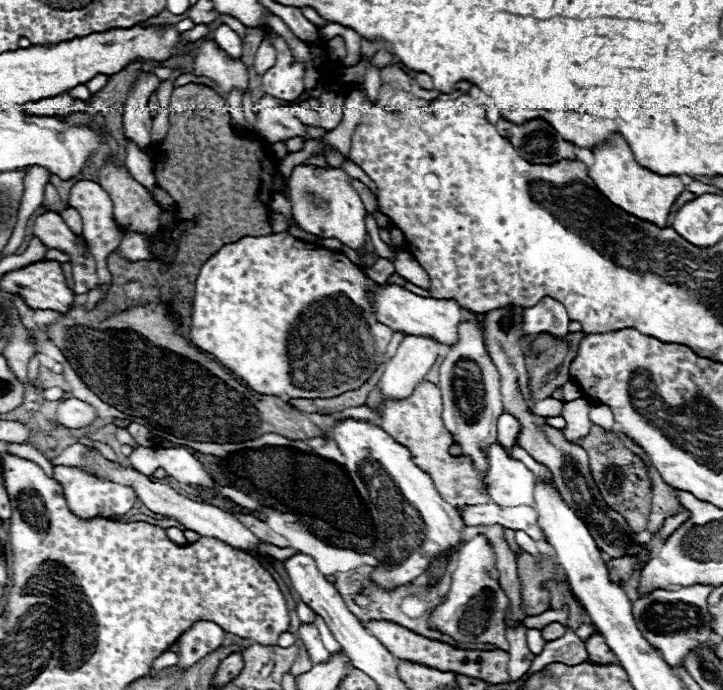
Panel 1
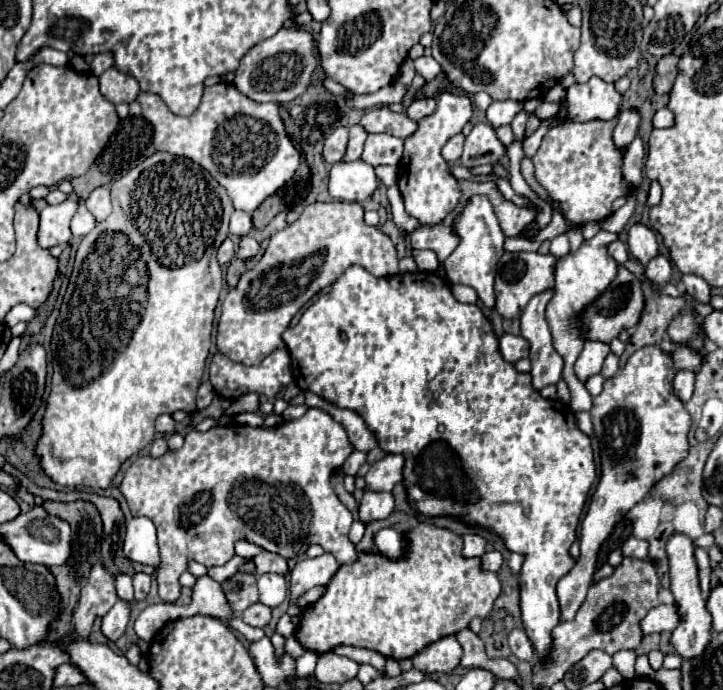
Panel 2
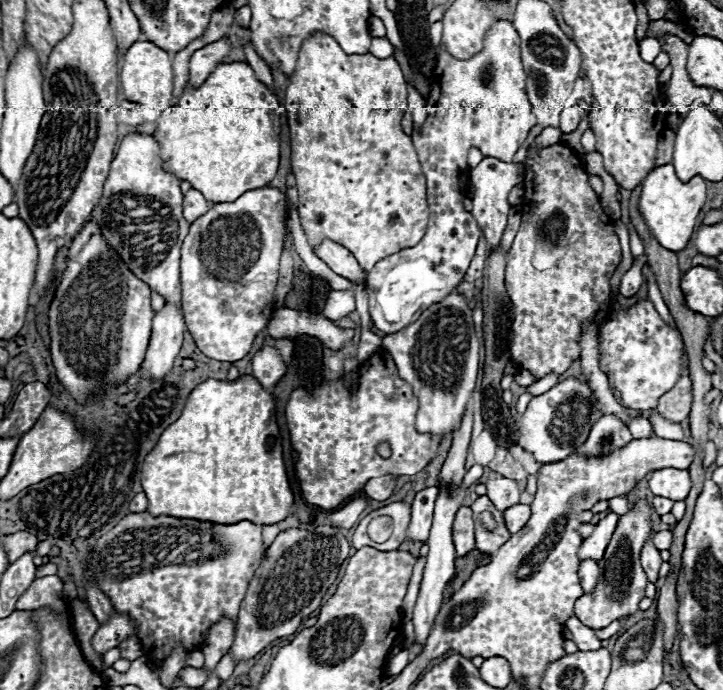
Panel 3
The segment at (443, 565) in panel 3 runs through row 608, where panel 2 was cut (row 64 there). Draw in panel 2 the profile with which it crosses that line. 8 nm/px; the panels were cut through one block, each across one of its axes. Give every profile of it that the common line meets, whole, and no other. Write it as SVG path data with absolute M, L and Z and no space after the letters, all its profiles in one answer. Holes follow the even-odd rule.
M420 56L420 58L416 58L414 60L414 66L416 66L416 72L426 80L426 82L430 82L430 80L434 80L438 74L440 74L440 64L432 58L432 56Z

